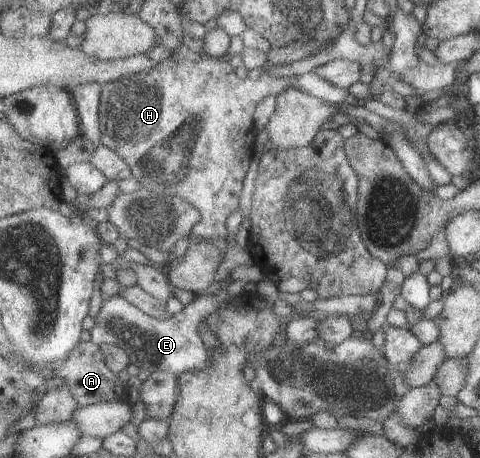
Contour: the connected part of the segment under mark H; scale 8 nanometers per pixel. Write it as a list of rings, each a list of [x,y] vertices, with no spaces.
[[[242,36],[232,39],[229,53],[221,58],[211,58],[204,49],[201,49],[202,53],[198,55],[190,51],[187,45],[183,45],[177,50],[171,50],[172,58],[157,63],[151,73],[125,77],[102,87],[102,144],[121,155],[142,187],[157,194],[183,197],[199,209],[203,227],[201,231],[195,229],[193,233],[203,235],[203,239],[221,237],[227,241],[230,237],[227,219],[239,208],[243,181],[255,155],[255,141],[259,129],[255,126],[253,117],[259,103],[269,95],[277,96],[281,89],[287,89],[289,86],[302,88],[306,93],[333,104],[341,104],[349,93],[314,72],[303,76],[273,78],[264,71],[255,81],[249,78],[239,79],[235,68],[231,67],[230,59],[235,54],[241,55],[245,48]]]

